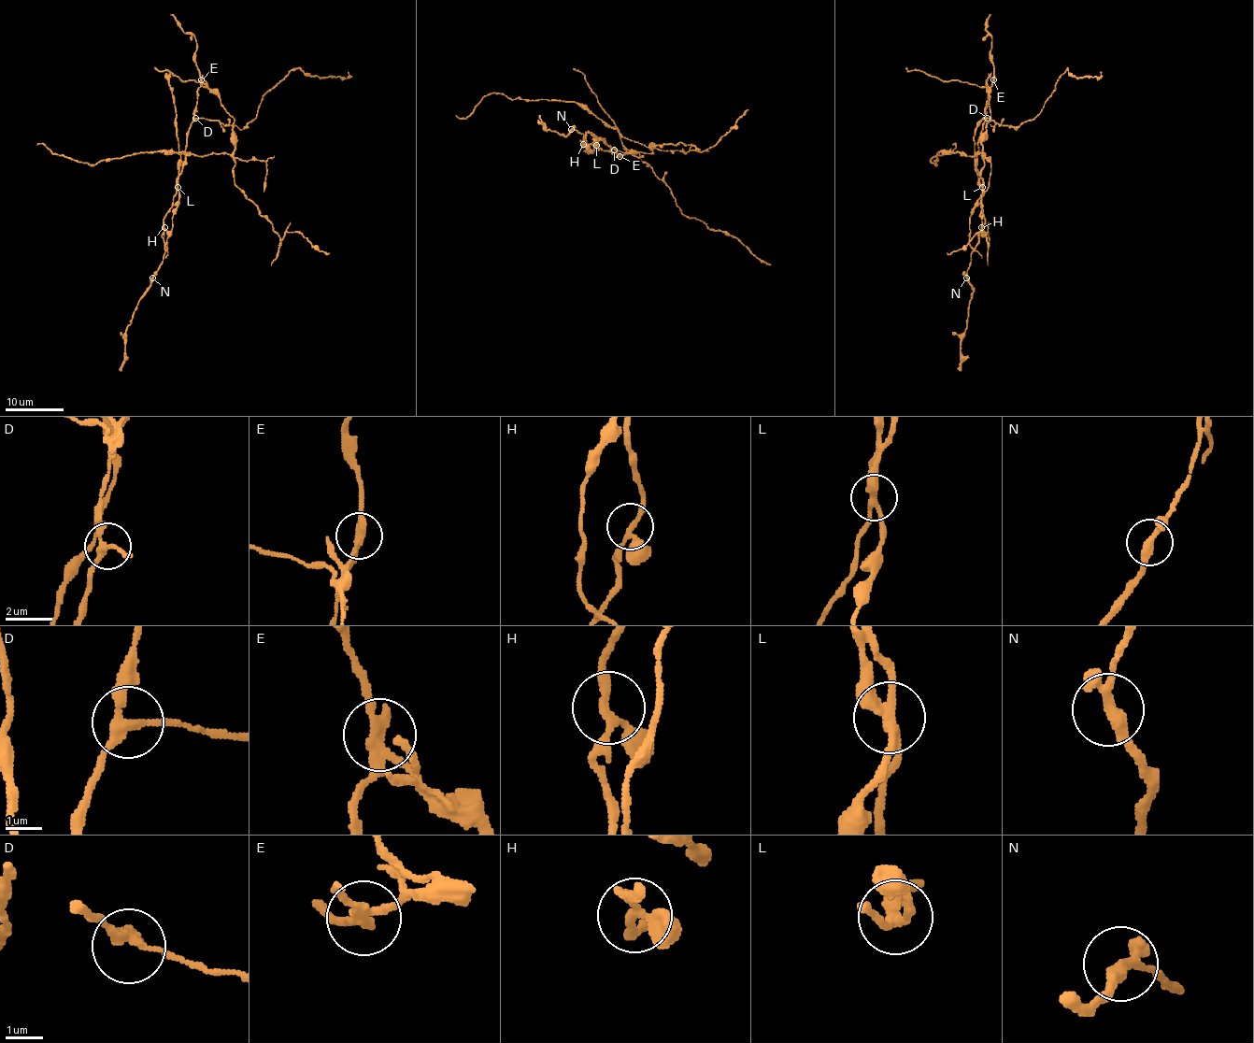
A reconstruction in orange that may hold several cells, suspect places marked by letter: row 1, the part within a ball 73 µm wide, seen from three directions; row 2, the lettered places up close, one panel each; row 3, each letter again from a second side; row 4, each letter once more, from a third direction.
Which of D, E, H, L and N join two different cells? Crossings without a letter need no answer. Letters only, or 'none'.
E, L

